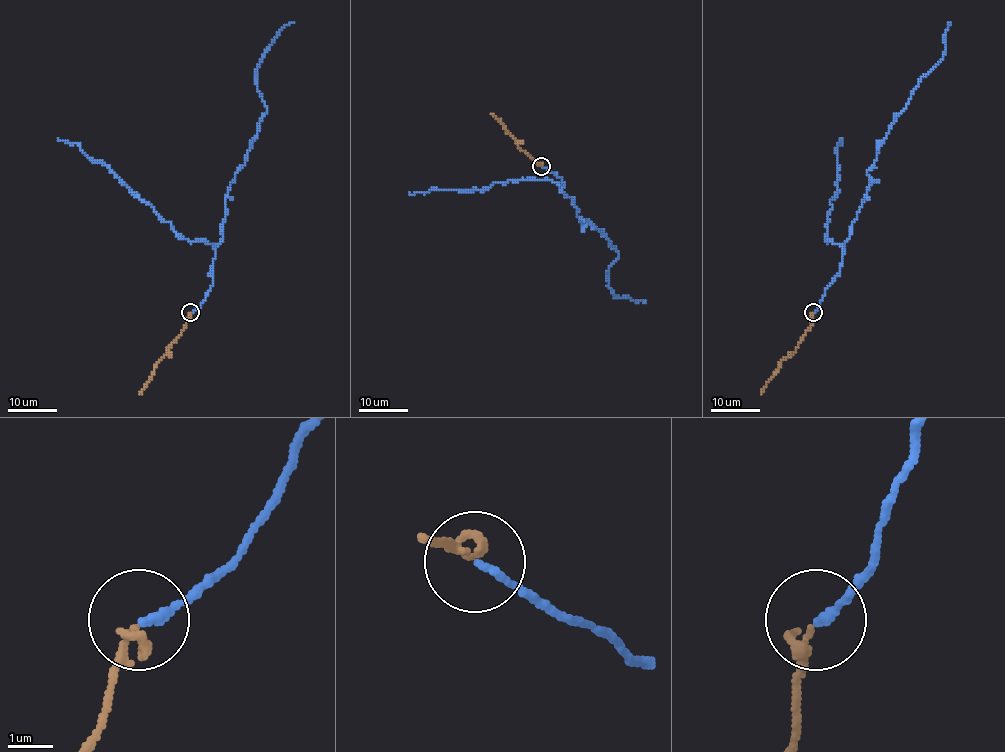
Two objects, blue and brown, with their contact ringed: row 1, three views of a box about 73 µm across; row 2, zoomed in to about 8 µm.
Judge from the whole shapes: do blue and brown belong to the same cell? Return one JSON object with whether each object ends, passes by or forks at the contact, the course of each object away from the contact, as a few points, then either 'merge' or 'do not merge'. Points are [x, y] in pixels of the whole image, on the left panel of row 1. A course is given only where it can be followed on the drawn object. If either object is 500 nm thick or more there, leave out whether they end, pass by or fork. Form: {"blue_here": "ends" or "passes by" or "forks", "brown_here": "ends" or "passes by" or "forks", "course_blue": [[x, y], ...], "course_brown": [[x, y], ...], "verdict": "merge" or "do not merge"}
{"blue_here": "ends", "brown_here": "passes by", "course_blue": [[190, 312], [212, 284], [228, 188], [266, 113], [255, 81], [258, 65], [277, 33], [293, 22]], "course_brown": [[190, 313], [185, 327], [157, 362], [140, 393]], "verdict": "merge"}

